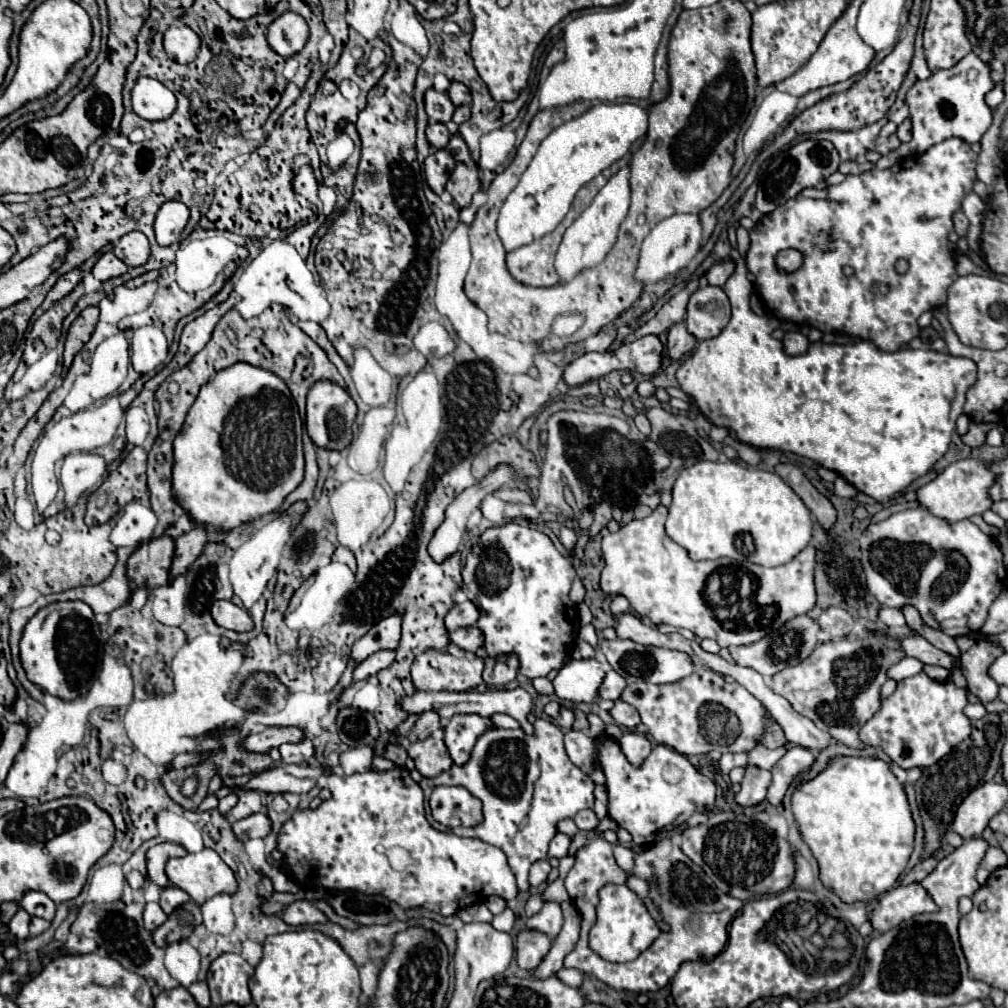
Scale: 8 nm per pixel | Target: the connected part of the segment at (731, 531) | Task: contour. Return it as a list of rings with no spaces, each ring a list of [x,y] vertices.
[[[701,461],[687,467],[673,485],[673,503],[665,523],[667,535],[685,547],[691,559],[731,557],[777,567],[801,553],[811,539],[811,511],[777,475],[735,461]]]

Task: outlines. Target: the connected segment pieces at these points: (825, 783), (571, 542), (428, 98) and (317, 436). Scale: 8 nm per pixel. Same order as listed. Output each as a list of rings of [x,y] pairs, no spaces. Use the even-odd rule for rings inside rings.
[[[835,757],[823,773],[797,787],[791,805],[803,841],[819,863],[821,883],[841,901],[871,901],[897,883],[913,851],[915,821],[911,817],[903,785],[895,779],[885,761],[871,757]]]
[[[563,527],[563,529],[561,529],[561,535],[559,535],[559,539],[561,539],[561,543],[565,545],[565,549],[567,549],[567,555],[573,555],[573,547],[575,547],[575,543],[577,543],[577,533],[575,533],[573,529],[567,529],[567,527]]]
[[[429,89],[425,93],[425,109],[429,115],[429,121],[435,123],[447,123],[453,117],[455,105],[451,103],[451,99],[447,97],[447,93],[437,93],[435,89]]]
[[[315,383],[311,389],[309,389],[309,395],[307,395],[307,419],[305,419],[305,427],[307,427],[307,433],[311,437],[311,441],[317,445],[317,447],[323,447],[323,449],[343,449],[349,445],[351,441],[351,425],[355,421],[355,415],[357,415],[357,405],[355,401],[349,397],[349,393],[345,389],[341,389],[339,385],[335,383]],[[331,409],[337,409],[341,415],[345,415],[345,437],[341,441],[331,441],[329,439],[329,433],[327,433],[327,415]]]

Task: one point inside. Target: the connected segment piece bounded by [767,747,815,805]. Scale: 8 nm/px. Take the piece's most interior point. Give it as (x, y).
(797, 760)

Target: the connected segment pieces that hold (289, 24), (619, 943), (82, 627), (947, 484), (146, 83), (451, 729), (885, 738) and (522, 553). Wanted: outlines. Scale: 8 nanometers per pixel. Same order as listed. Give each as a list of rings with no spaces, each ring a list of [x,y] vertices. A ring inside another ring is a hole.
[[[291,11],[277,17],[267,29],[267,39],[271,49],[283,57],[299,53],[305,47],[307,37],[309,37],[309,27],[305,19]]]
[[[605,885],[599,891],[597,923],[589,933],[589,945],[603,959],[613,963],[633,961],[641,951],[649,947],[649,943],[653,943],[653,939],[657,939],[659,931],[661,929],[649,915],[645,903],[627,885]]]
[[[63,601],[43,607],[29,619],[19,641],[19,657],[27,679],[63,701],[85,697],[103,661],[103,649],[105,643],[95,613],[81,601]]]
[[[961,459],[951,463],[943,473],[939,473],[931,483],[923,485],[923,507],[949,523],[969,519],[987,511],[993,501],[989,497],[989,487],[997,481],[997,475],[981,459]]]
[[[141,77],[137,79],[133,91],[133,111],[147,121],[163,121],[173,115],[177,107],[175,95],[161,85],[157,79]]]
[[[455,715],[451,717],[443,731],[445,731],[445,745],[453,763],[461,765],[469,759],[471,749],[477,737],[491,727],[489,719],[477,719],[477,715]]]
[[[919,673],[897,683],[895,693],[887,697],[881,709],[861,727],[859,737],[865,745],[883,749],[901,769],[929,767],[969,737],[971,721],[963,713],[965,705],[967,689],[957,687],[953,681],[939,683]]]
[[[517,523],[487,529],[469,551],[463,567],[463,591],[481,611],[477,627],[485,635],[487,653],[515,653],[521,661],[519,673],[531,679],[559,669],[577,635],[575,603],[569,599],[573,579],[575,569],[541,531]]]

